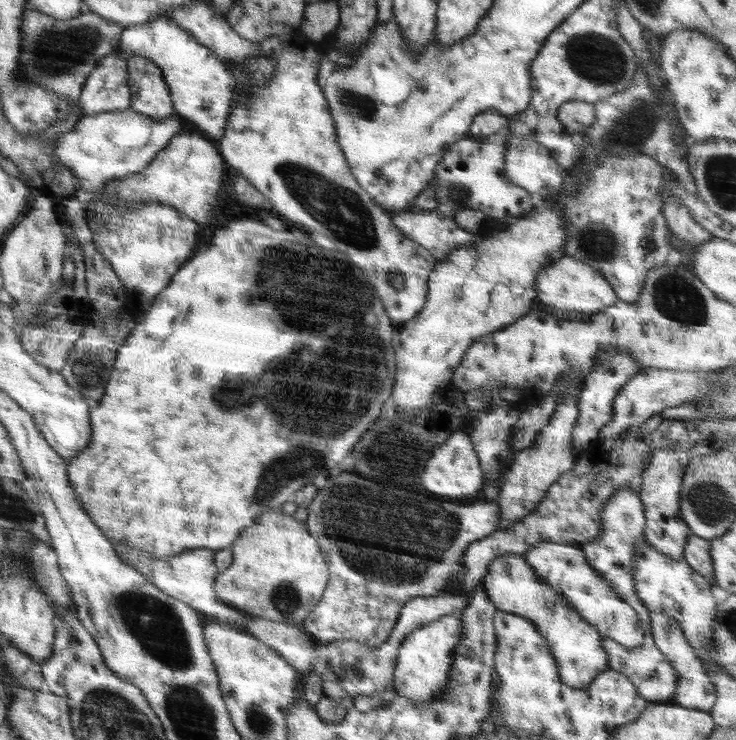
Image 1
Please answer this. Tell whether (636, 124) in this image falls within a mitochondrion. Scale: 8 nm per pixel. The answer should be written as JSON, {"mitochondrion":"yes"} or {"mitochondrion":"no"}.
{"mitochondrion":"yes"}

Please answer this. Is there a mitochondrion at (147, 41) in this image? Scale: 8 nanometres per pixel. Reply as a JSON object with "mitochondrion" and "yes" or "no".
{"mitochondrion":"no"}

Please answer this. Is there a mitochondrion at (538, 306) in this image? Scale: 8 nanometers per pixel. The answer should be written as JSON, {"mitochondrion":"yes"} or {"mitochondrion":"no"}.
{"mitochondrion":"no"}

